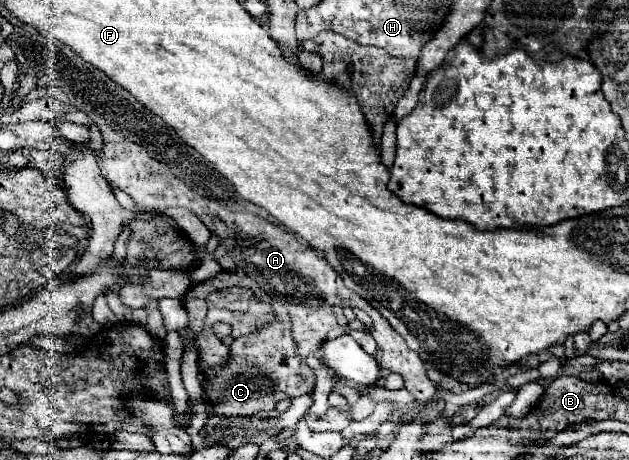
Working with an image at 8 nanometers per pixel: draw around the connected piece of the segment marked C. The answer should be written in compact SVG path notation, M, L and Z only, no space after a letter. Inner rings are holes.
M249 278L249 287L257 300L269 303L273 307L276 313L275 321L269 323L263 331L235 339L231 345L231 353L223 361L223 365L207 369L205 385L207 391L213 391L205 397L207 403L213 407L209 413L227 417L251 417L259 411L275 409L275 405L285 397L292 399L309 394L315 387L315 373L297 351L297 343L291 335L291 321L285 307L273 301L252 278Z

